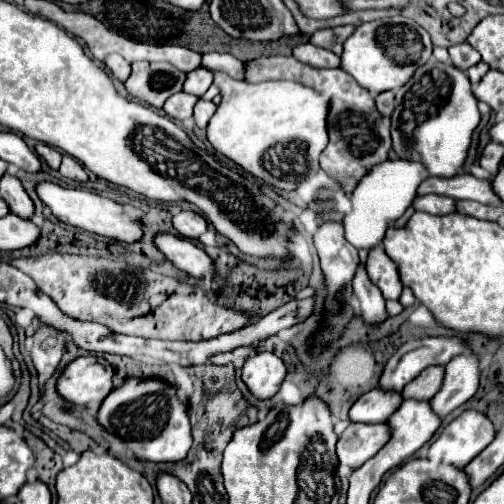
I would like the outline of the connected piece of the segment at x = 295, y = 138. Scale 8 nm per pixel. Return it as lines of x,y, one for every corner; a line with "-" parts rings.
213,72
213,82
219,86
223,100
217,106
217,112
209,120
207,126
207,138
213,144
213,148
239,166
243,166
253,176
265,180
273,188
279,190
295,190
301,182
309,180
319,172
319,156
323,148
327,146
327,108
329,100
325,94
315,92
313,88
307,88
299,82
287,82
287,80
269,80
269,82
239,82
227,76
225,72

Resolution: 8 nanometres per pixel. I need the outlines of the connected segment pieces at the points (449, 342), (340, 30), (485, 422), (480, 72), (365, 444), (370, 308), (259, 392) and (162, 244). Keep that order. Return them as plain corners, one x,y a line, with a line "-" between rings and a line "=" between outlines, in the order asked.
423,338
397,348
387,360
379,380
385,392
401,392
427,366
445,366
451,358
465,352
465,346
455,338
=
347,24
347,26
335,26
335,28
327,28
327,30
319,30
311,36
311,44
327,48
331,52
335,52
337,56
341,56
343,52
343,42
353,34
355,26
=
465,410
449,426
443,428
439,438
429,448
429,460
447,462
463,468
479,452
483,452
495,438
495,426
487,414
=
479,62
479,64
475,64
475,66
471,66
469,70
467,70
467,76
471,78
471,84
473,86
477,86
479,84
479,80
485,76
485,72
489,70
489,66
485,64
485,62
=
349,424
337,442
339,462
359,468
367,458
373,458
389,438
387,424
=
359,264
355,276
353,276
353,292
359,298
361,304
361,314
365,318
365,322
369,324
377,324
381,320
387,318
387,310
385,310
385,300
383,296
379,296
379,288
375,288
367,276
365,264
=
257,352
243,366
243,382
259,398
271,398
287,376
287,368
273,352
=
159,234
155,238
157,248
165,254
165,258
177,266
179,270
183,270
185,274
193,276
193,278
215,278
215,262
211,256
205,254
205,250
201,250
199,246
195,246
191,240
173,236
173,234

